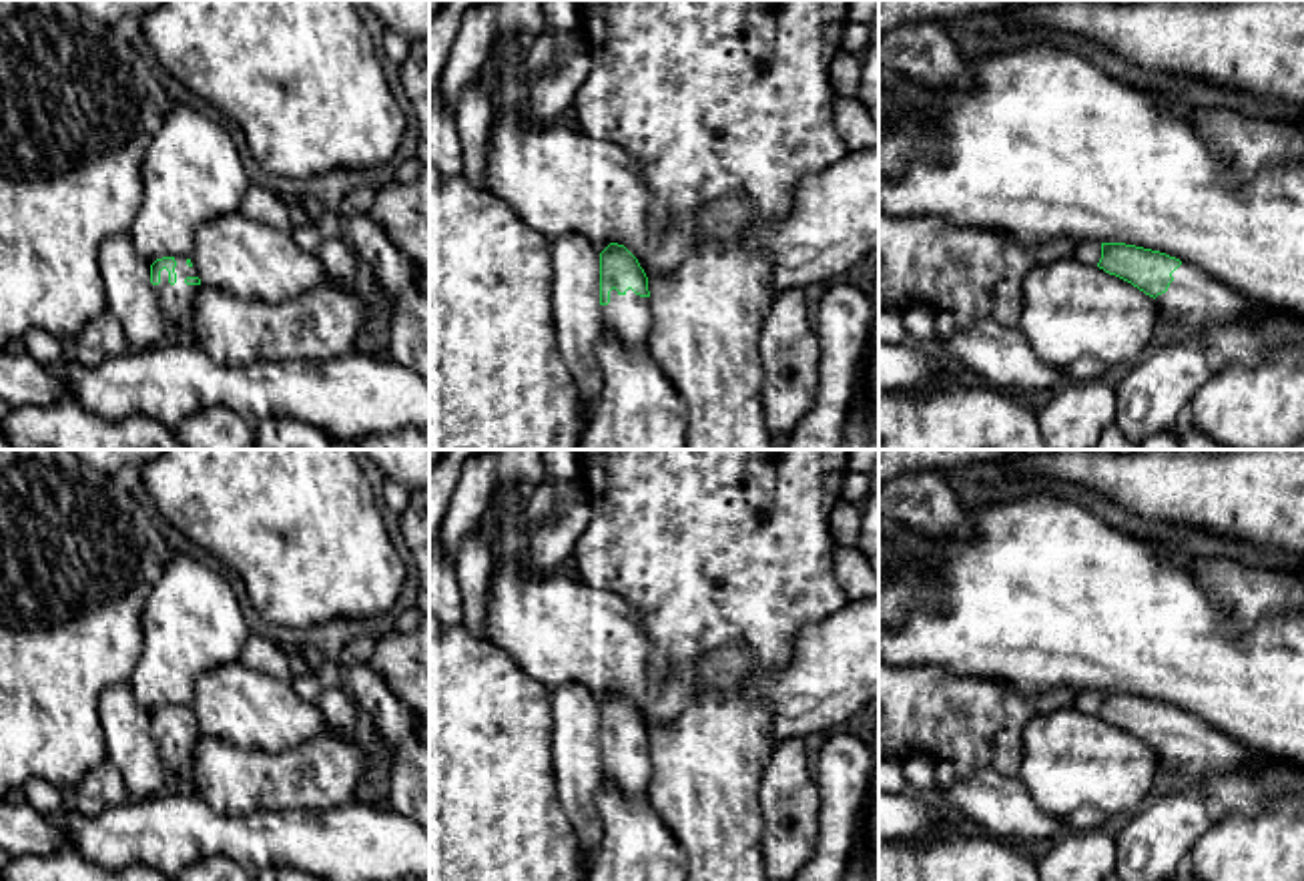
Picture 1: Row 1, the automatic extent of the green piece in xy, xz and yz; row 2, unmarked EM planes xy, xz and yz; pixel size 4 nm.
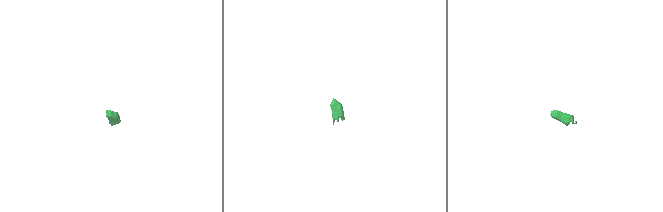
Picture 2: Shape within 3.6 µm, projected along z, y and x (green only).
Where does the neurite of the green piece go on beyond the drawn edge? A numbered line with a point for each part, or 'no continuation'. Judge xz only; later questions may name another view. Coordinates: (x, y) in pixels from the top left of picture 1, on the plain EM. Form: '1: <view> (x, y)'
1: xz (626, 765)

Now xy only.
1: xy (177, 749)

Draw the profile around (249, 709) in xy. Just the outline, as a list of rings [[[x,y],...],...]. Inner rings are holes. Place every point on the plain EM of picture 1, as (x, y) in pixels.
[[[241,660],[203,672],[189,708],[201,735],[241,749],[277,753],[327,728],[317,702],[301,698],[291,682]]]

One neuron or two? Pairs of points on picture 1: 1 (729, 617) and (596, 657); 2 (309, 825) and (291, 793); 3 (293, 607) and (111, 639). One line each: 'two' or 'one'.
1: two
2: two
3: two

